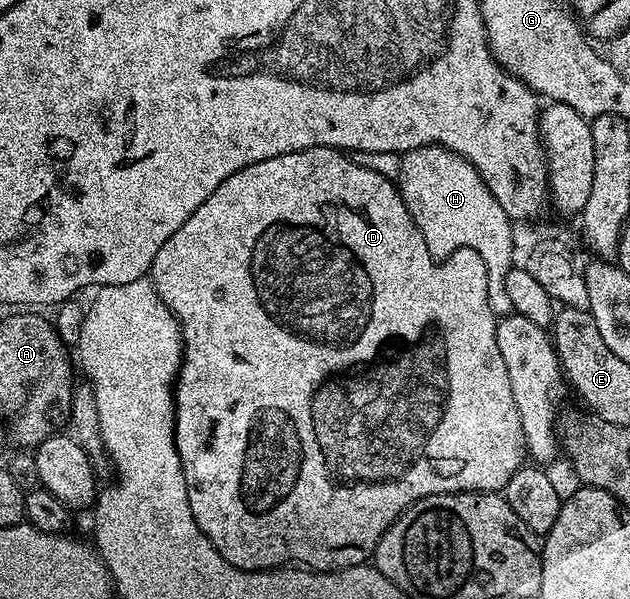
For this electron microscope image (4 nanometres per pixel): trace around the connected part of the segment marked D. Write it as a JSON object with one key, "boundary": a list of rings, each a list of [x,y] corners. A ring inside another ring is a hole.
{"boundary":[[[307,148],[290,154],[282,154],[278,158],[266,158],[262,162],[254,162],[226,178],[214,194],[170,238],[166,238],[162,250],[154,254],[150,279],[154,290],[158,290],[158,298],[166,302],[166,306],[180,324],[182,341],[182,359],[178,379],[174,385],[176,397],[176,449],[182,462],[182,470],[186,478],[186,494],[188,505],[194,514],[194,522],[206,534],[208,543],[216,547],[216,552],[226,562],[236,568],[245,568],[248,572],[259,572],[277,566],[303,566],[313,572],[338,572],[341,568],[352,568],[373,559],[382,534],[401,516],[416,500],[434,494],[447,492],[495,492],[499,493],[510,482],[510,478],[526,464],[526,449],[522,422],[518,418],[518,406],[514,406],[514,393],[510,390],[510,374],[506,374],[506,362],[502,362],[502,354],[498,354],[498,338],[496,337],[497,317],[490,310],[488,301],[488,271],[486,262],[474,250],[459,248],[454,250],[442,261],[436,261],[426,250],[426,238],[418,230],[414,218],[410,218],[410,210],[406,210],[404,199],[400,197],[399,187],[392,184],[380,172],[367,168],[364,164],[355,164],[351,155],[338,148]]]}

